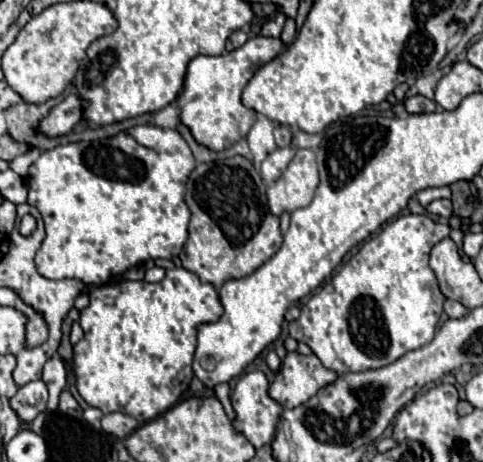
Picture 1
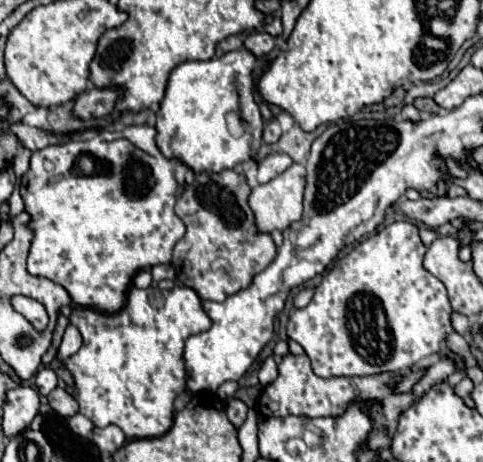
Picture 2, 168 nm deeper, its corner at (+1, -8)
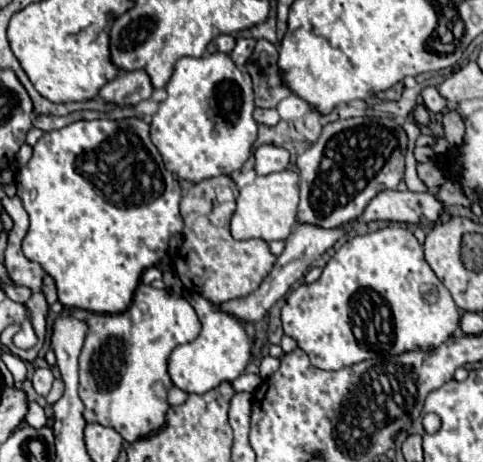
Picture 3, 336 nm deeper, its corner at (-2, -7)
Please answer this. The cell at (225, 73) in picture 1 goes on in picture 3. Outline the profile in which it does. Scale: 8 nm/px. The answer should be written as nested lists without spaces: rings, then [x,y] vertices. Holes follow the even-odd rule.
[[[227,53],[205,57],[181,57],[167,83],[167,99],[159,103],[151,123],[151,141],[159,149],[167,171],[181,179],[203,181],[229,175],[243,167],[251,151],[235,151],[227,143],[213,143],[215,123],[211,119],[253,119],[253,83]]]

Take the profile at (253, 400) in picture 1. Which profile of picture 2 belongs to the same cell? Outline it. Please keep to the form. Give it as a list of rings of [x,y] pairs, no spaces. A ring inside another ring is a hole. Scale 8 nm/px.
[[[232,398],[232,400],[228,402],[228,406],[226,406],[226,412],[228,412],[228,420],[230,420],[236,428],[240,428],[242,422],[246,420],[246,412],[248,412],[248,408],[246,408],[246,404],[244,404],[242,400]]]

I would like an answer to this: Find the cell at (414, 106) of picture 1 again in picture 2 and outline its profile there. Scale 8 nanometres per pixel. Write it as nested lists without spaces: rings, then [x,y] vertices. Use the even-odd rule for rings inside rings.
[[[416,98],[414,106],[422,112],[422,114],[438,114],[440,106],[432,100],[432,98]]]

